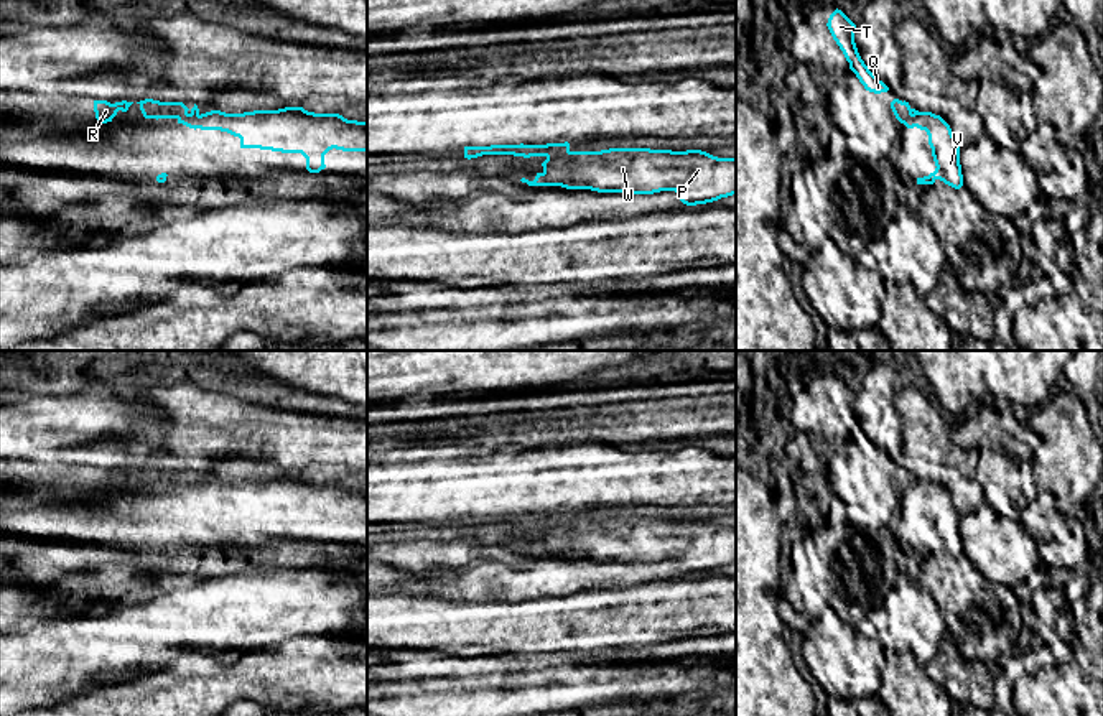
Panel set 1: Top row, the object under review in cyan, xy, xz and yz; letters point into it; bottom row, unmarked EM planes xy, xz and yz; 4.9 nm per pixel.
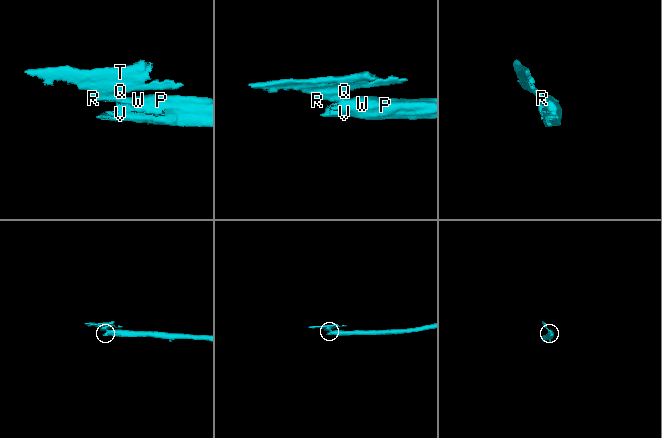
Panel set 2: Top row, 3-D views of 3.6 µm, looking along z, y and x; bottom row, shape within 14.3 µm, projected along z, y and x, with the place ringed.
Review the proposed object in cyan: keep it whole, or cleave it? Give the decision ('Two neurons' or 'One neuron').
Two neurons

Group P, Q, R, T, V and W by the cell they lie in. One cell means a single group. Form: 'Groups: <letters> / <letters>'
Groups: P V W / Q R T

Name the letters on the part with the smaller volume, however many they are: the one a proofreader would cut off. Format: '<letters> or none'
Q, R, T

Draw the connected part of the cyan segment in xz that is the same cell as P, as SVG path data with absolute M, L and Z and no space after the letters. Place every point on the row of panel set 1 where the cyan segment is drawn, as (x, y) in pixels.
M609 148L601 151L568 151L547 156L543 171L533 181L522 178L528 186L561 186L566 189L591 189L598 193L654 194L675 191L686 206L706 204L736 194L736 158L718 158L701 150L672 151L650 148Z

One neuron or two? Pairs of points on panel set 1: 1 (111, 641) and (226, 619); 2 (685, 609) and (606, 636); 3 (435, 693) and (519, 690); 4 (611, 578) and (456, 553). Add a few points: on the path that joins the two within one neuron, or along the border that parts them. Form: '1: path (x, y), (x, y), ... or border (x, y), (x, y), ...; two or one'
1: path (139, 629), (162, 621), (198, 619); one
2: path (665, 611), (626, 619); one
3: path (456, 693), (497, 693); one
4: path (573, 575), (511, 575), (494, 570); one

